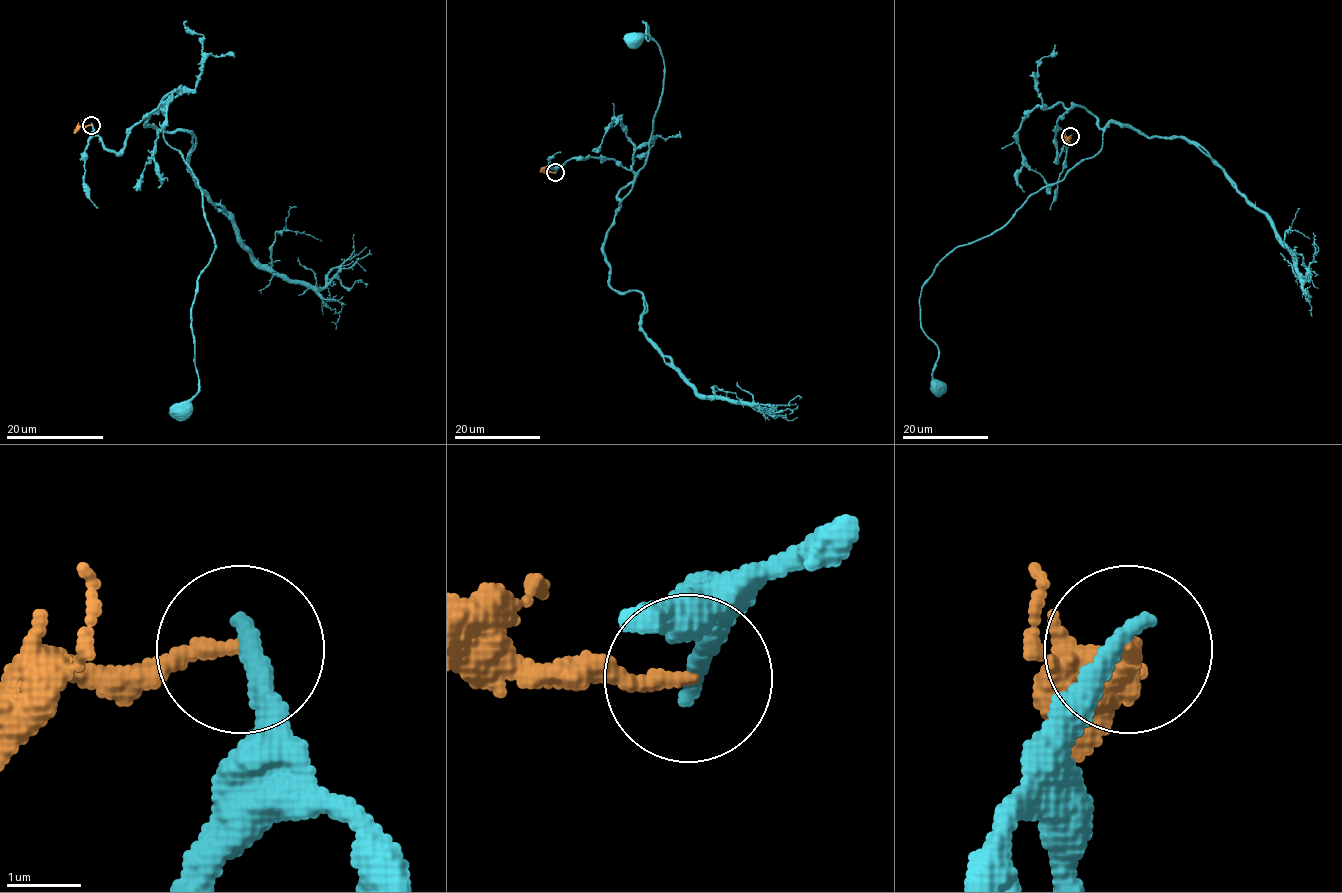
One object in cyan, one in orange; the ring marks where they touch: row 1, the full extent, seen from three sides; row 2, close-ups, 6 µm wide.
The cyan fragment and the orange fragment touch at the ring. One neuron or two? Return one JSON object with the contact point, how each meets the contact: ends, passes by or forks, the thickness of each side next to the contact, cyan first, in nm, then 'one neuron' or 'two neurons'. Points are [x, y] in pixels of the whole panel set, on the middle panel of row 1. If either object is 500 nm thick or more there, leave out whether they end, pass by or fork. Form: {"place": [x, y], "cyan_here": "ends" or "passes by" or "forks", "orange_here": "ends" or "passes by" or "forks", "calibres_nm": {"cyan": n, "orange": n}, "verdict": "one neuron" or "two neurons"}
{"place": [555, 172], "cyan_here": "ends", "orange_here": "ends", "calibres_nm": {"cyan": 320, "orange": 200}, "verdict": "two neurons"}

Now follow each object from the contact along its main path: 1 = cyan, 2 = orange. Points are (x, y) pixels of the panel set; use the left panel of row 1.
1: (92, 125), (118, 151), (181, 90), (162, 100), (164, 137), (198, 178), (215, 248), (182, 412)
2: (92, 125), (79, 126), (81, 120)

